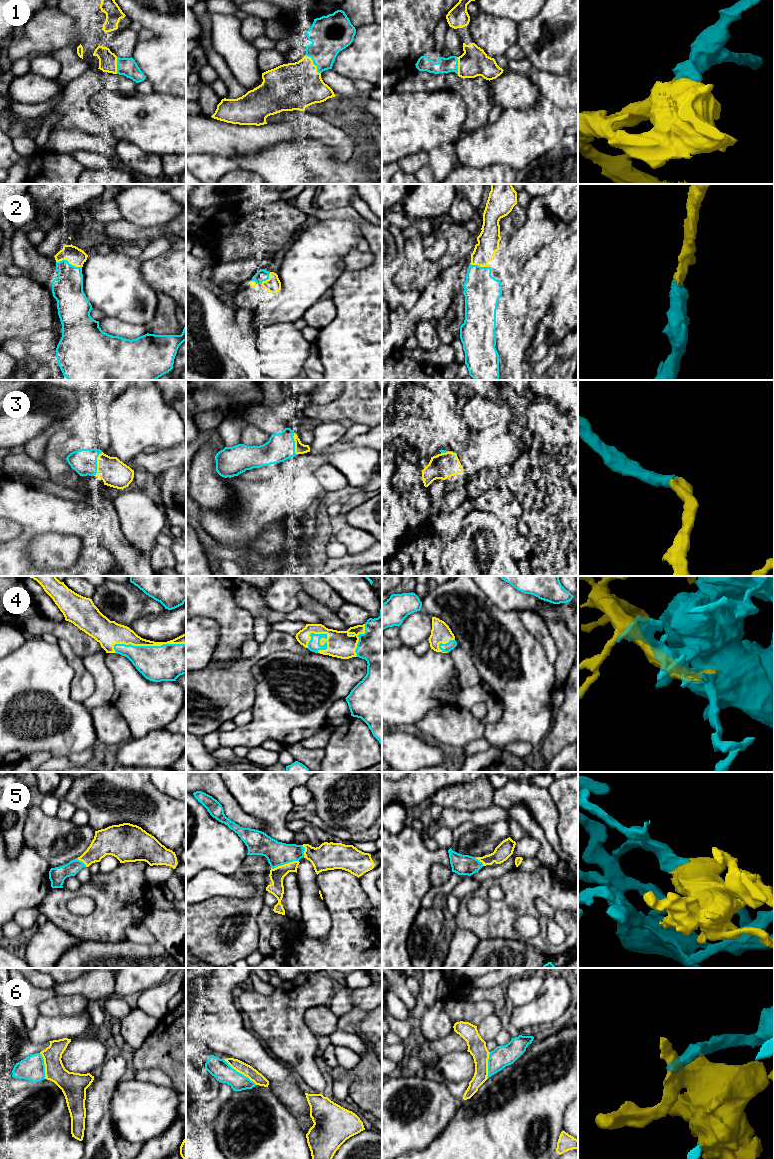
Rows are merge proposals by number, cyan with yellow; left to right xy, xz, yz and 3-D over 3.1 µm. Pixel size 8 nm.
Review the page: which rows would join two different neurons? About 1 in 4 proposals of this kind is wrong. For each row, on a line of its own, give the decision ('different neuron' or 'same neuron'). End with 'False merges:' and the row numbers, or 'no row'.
1: same neuron
2: same neuron
3: same neuron
4: same neuron
5: same neuron
6: same neuron
False merges: no row

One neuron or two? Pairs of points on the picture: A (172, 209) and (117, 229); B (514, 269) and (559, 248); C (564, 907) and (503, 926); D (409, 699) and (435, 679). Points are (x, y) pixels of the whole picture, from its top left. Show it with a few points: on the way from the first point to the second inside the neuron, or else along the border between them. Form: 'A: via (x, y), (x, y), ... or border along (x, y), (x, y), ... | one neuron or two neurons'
A: border along (122, 218), (140, 226), (157, 226) | two neurons
B: border along (540, 249), (524, 264), (520, 271) | two neurons
C: via (548, 893), (533, 893), (516, 910) | one neuron
D: via (415, 693), (429, 679) | one neuron

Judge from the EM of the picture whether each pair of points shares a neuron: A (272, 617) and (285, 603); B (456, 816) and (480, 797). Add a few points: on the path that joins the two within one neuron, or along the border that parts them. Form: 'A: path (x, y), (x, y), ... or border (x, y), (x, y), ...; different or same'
A: border (263, 594), (264, 601), (270, 608), (286, 614); different
B: border (443, 807), (469, 811), (486, 808); different

